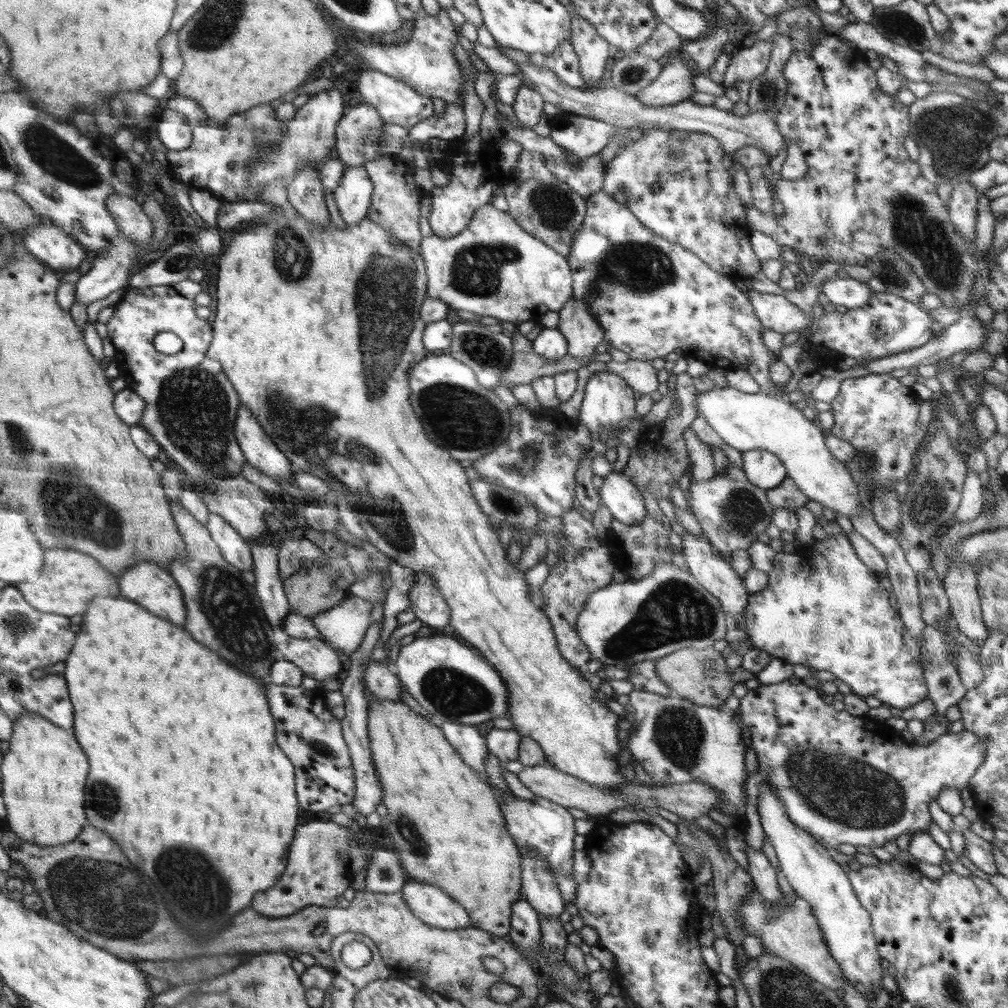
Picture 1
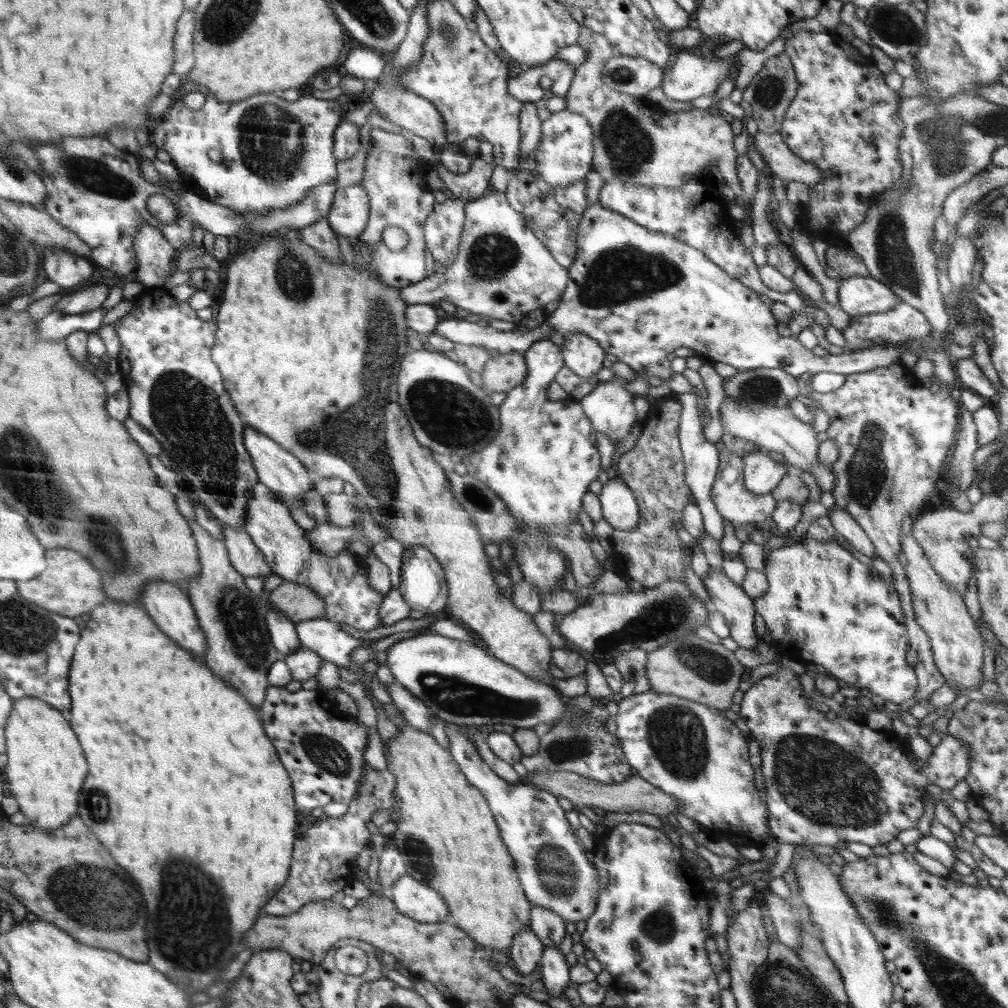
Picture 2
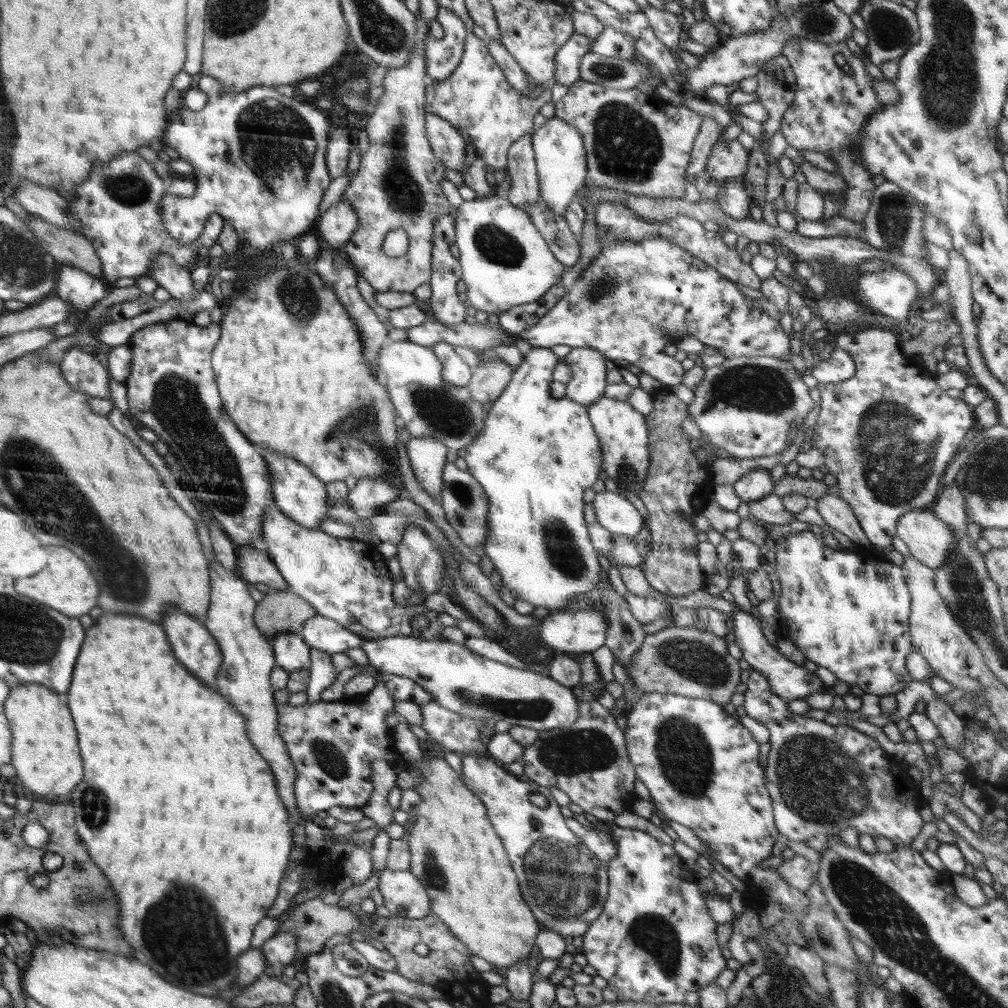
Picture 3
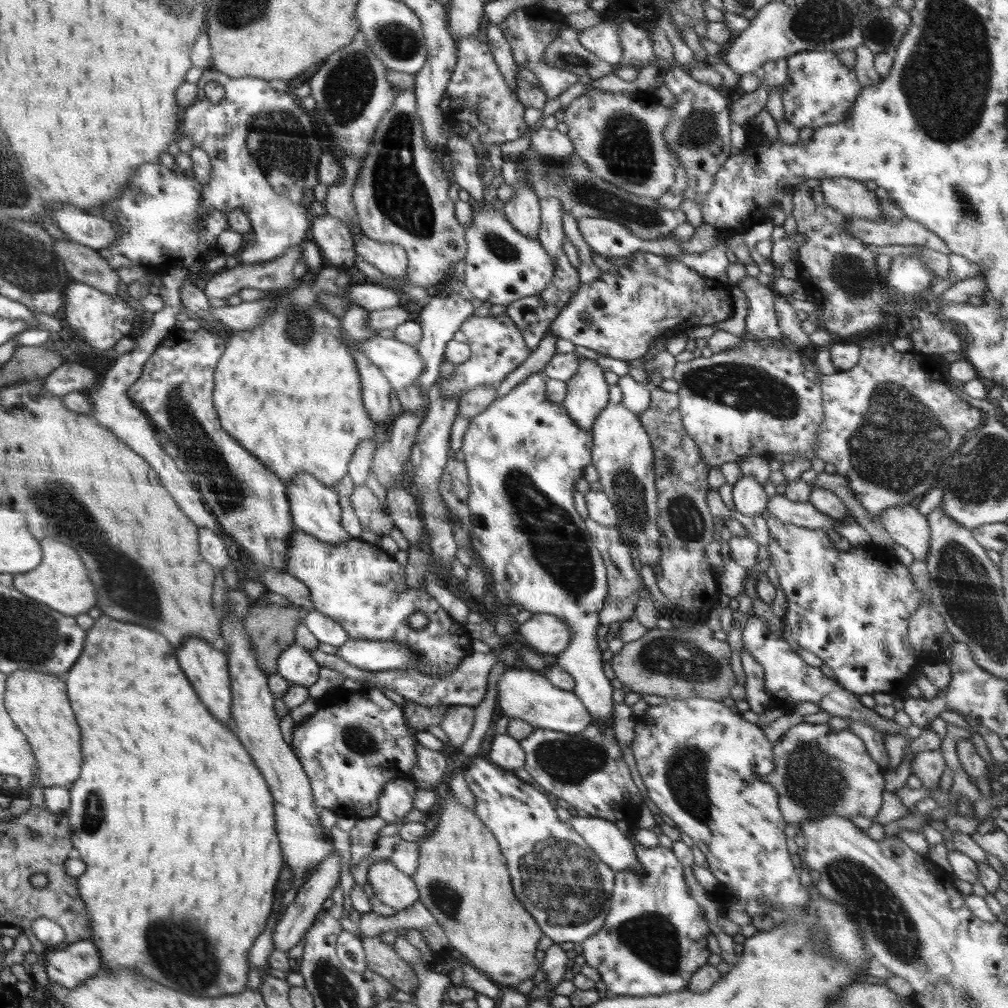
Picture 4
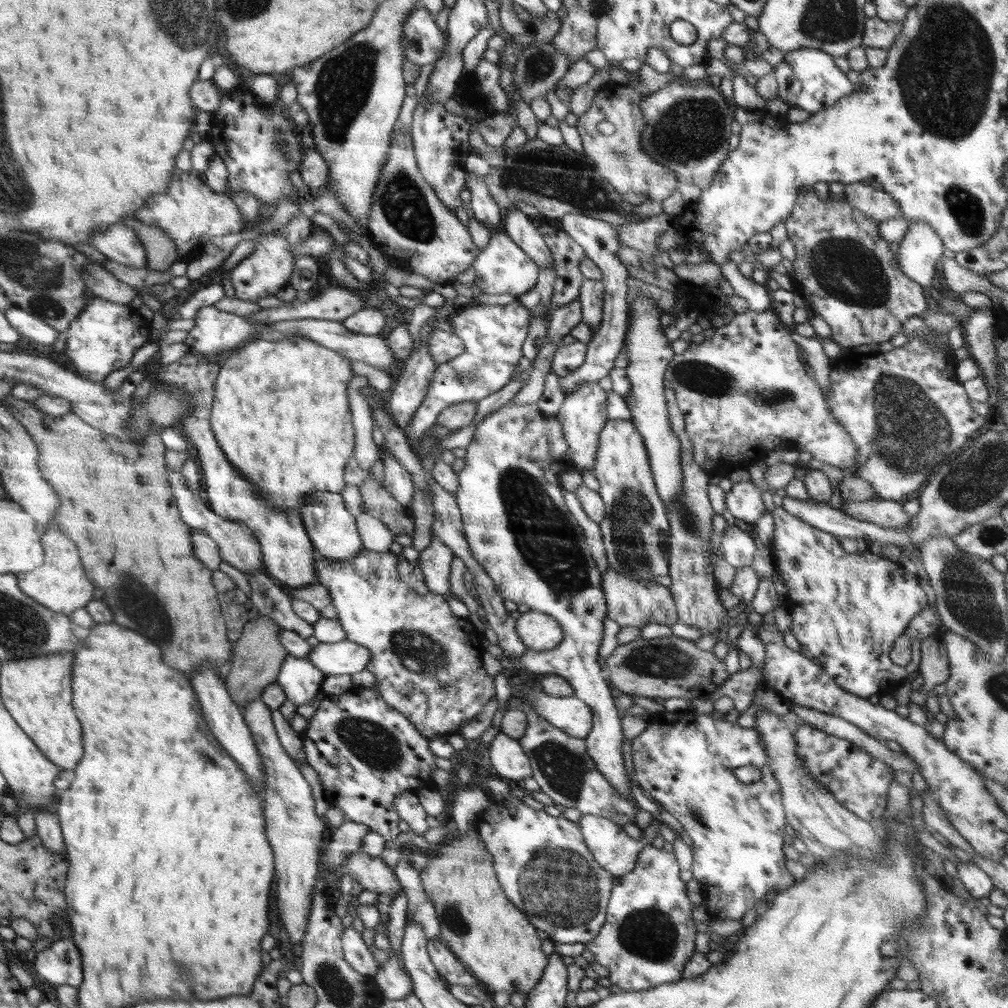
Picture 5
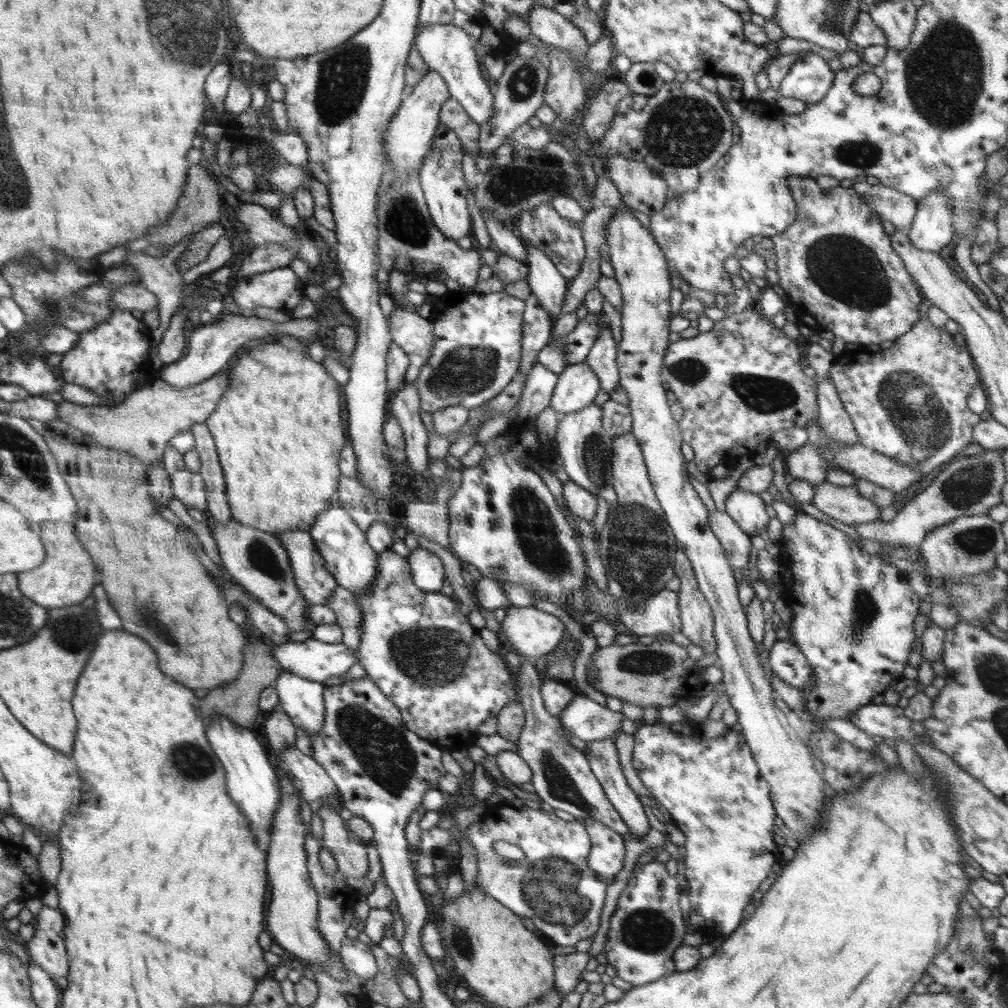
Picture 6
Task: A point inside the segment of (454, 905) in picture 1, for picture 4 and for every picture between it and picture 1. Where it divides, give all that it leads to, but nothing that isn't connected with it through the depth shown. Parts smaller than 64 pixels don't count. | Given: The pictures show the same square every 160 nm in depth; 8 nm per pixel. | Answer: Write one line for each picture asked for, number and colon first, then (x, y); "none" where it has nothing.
2: (418, 901)
3: (404, 896)
4: (392, 888)

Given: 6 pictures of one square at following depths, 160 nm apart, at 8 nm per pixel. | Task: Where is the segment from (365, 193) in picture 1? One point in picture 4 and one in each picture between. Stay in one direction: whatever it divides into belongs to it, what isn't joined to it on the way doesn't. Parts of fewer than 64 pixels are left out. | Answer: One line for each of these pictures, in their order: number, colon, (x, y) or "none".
2: (349, 213)
3: (337, 224)
4: (335, 241)

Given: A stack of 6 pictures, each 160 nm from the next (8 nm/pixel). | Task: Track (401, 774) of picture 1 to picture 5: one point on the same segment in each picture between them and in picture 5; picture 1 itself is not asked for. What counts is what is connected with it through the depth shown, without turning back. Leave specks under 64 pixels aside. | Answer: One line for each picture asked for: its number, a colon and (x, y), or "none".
2: (448, 839)
3: (456, 855)
4: (462, 878)
5: (500, 947)

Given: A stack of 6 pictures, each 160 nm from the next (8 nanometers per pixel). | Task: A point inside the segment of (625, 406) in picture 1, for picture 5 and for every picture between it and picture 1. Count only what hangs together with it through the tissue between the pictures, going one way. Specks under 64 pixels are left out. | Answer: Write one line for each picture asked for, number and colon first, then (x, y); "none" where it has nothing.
2: (610, 408)
3: (622, 431)
4: (622, 454)
5: (635, 531)

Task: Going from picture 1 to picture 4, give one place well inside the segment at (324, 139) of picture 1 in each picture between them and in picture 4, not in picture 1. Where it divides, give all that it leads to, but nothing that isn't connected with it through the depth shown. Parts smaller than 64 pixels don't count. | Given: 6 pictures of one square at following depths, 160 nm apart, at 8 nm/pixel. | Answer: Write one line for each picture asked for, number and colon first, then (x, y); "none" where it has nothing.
2: (275, 151)
3: (258, 156)
4: (262, 146)

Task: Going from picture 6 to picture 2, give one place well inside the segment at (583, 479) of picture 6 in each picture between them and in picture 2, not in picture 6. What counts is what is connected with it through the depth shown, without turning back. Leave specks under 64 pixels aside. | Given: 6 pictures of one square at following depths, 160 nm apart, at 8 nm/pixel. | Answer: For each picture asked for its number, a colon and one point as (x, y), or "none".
2: (583, 355)
3: (588, 383)
4: (587, 395)
5: (583, 414)

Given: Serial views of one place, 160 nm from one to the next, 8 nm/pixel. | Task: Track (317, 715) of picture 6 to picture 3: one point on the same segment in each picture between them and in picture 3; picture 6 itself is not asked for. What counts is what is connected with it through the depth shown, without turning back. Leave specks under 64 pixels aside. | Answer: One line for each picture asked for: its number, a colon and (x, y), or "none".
3: (291, 651)
4: (295, 665)
5: (301, 681)

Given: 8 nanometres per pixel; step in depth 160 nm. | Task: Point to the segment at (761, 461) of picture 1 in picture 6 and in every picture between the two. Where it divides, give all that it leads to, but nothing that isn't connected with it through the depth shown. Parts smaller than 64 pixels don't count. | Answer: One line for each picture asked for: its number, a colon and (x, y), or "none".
2: (761, 474)
3: (755, 485)
4: (749, 497)
5: (743, 501)
6: (747, 509)

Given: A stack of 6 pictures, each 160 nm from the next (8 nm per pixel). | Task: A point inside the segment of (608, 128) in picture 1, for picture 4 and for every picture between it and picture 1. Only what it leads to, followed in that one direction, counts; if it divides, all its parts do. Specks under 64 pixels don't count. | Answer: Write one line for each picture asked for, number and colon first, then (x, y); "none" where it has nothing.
2: (565, 153)
3: (560, 158)
4: (553, 144)

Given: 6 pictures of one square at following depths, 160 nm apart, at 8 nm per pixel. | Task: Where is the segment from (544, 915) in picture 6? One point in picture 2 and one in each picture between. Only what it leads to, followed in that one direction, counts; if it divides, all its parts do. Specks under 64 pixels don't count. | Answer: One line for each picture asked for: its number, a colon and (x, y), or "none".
2: (550, 861)
3: (565, 886)
4: (556, 876)
5: (543, 864)

